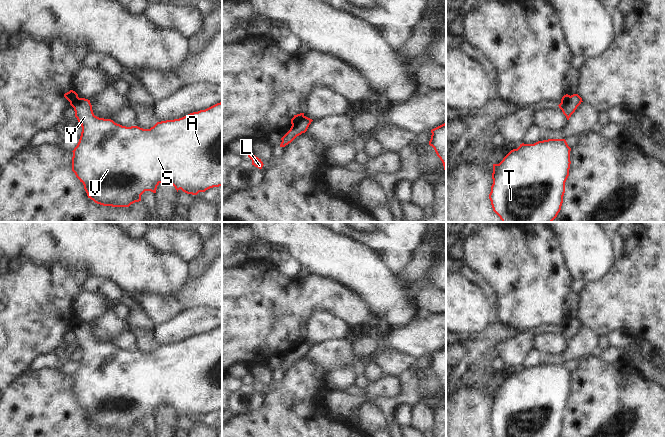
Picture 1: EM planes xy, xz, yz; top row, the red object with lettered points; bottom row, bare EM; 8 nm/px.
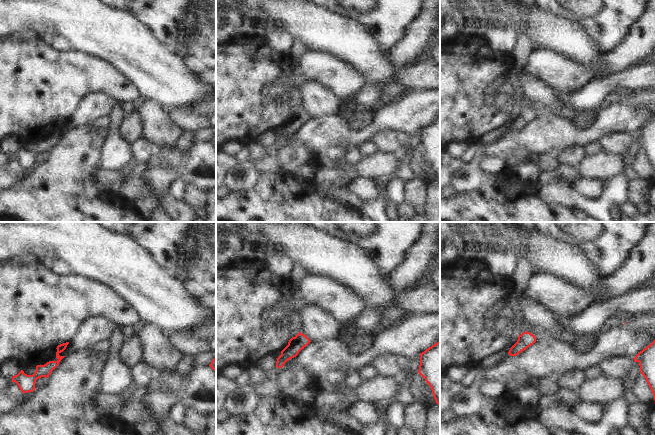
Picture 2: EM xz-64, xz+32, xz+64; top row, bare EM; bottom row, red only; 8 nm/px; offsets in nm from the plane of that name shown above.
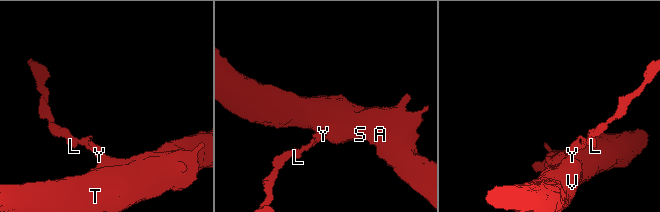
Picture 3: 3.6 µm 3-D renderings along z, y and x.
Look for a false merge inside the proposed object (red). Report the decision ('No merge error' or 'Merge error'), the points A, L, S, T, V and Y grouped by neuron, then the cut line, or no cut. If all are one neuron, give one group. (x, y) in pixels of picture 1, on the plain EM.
Merge error. Groups: A S T V Y / L. Split along xz (304, 340), (292, 348)

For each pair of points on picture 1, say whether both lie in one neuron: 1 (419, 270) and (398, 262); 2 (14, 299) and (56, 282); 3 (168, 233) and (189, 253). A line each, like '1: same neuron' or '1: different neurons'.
1: different neurons
2: same neuron
3: same neuron

